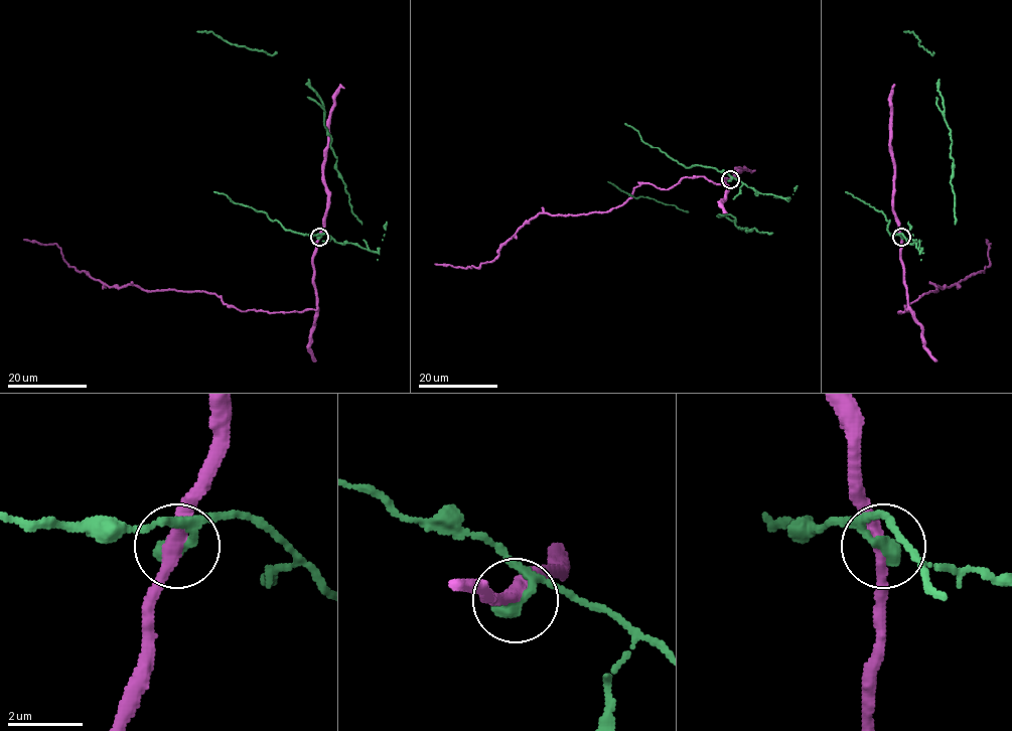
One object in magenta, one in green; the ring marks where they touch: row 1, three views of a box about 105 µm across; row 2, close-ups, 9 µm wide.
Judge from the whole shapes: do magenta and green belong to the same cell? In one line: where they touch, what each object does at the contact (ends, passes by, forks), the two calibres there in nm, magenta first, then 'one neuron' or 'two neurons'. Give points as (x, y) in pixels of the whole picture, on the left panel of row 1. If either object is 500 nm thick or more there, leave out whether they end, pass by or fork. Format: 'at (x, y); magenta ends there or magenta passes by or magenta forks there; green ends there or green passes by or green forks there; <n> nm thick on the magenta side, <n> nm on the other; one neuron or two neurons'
at (319, 237); magenta passes by; green ends there; 360 nm thick on the magenta side, 480 nm on the other; two neurons

